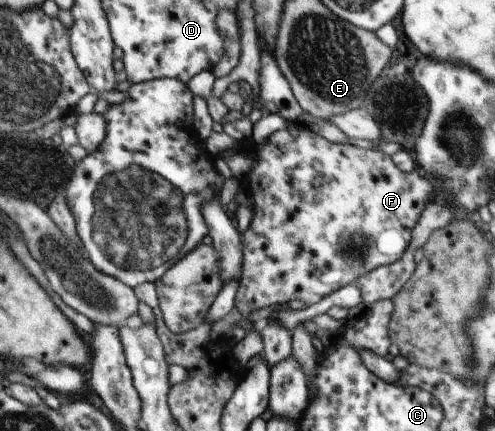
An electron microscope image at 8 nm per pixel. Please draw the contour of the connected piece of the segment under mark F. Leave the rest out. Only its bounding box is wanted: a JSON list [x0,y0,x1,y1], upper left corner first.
[205,124,437,319]

